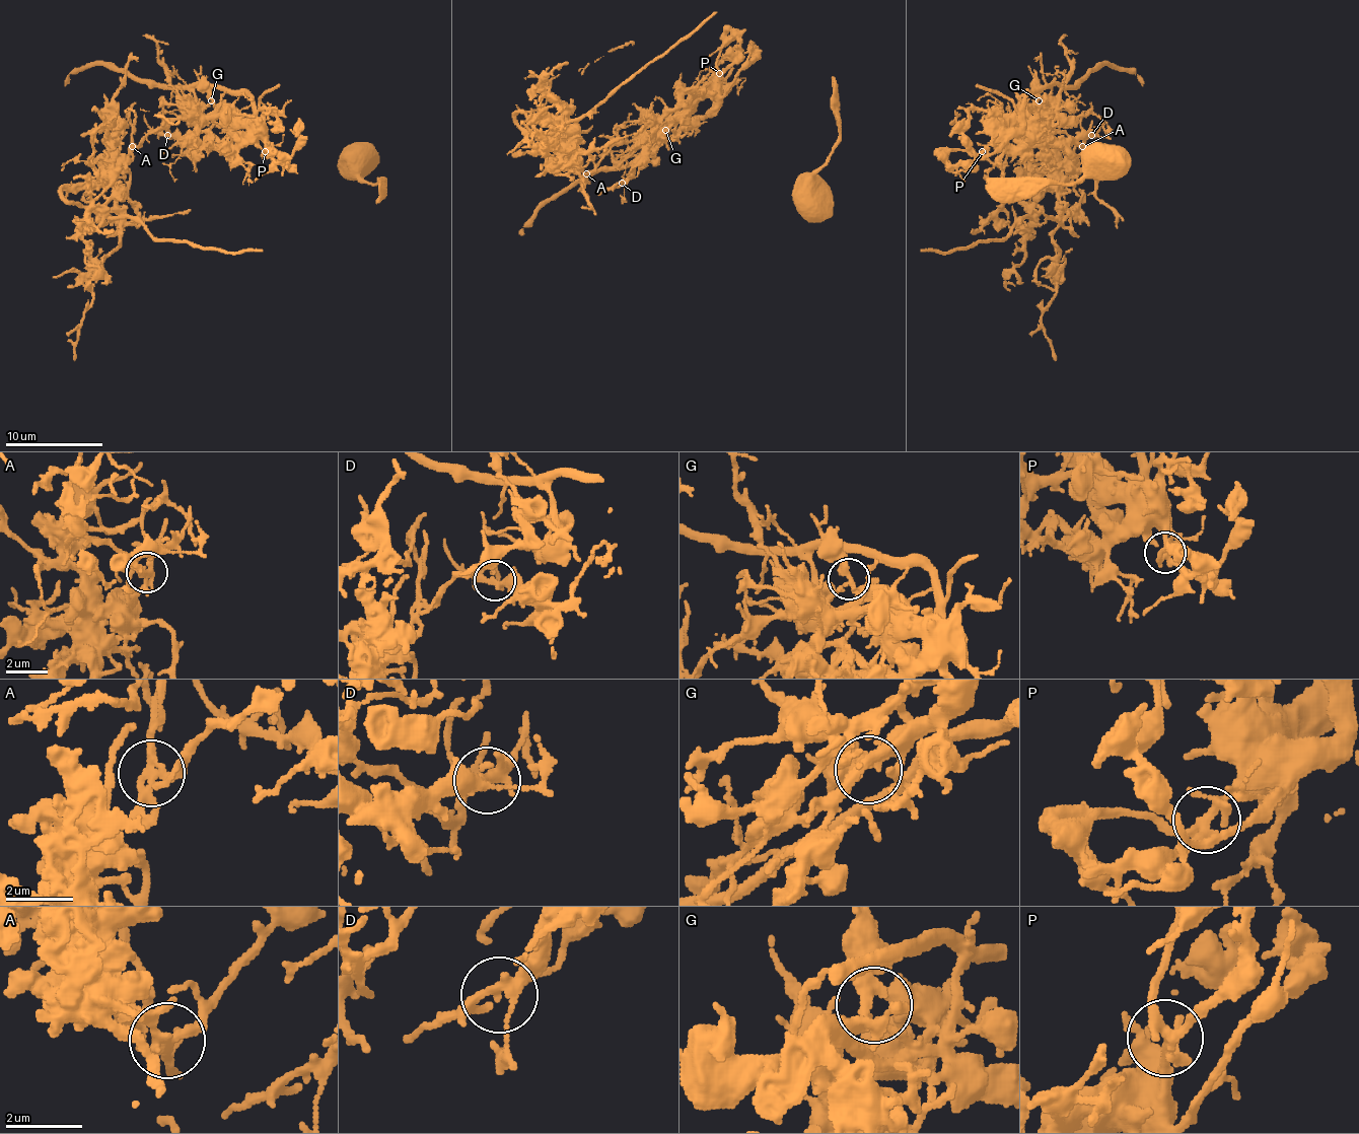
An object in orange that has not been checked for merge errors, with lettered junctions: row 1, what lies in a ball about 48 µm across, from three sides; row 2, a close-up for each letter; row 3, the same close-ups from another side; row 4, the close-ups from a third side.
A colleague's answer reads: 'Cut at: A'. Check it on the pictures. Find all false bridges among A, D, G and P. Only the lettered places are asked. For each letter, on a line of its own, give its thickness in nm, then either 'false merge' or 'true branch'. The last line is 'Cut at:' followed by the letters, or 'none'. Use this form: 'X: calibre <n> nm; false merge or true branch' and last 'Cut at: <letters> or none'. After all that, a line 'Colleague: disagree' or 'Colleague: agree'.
A: calibre 260 nm; false merge
D: calibre 280 nm; true branch
G: calibre 280 nm; true branch
P: calibre 280 nm; true branch
Cut at: A
Colleague: agree

